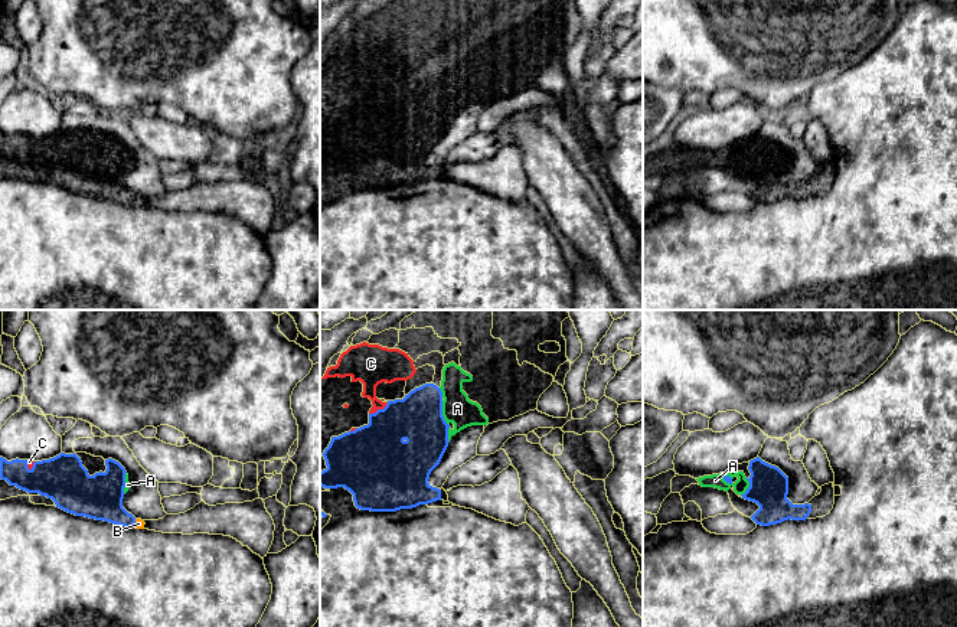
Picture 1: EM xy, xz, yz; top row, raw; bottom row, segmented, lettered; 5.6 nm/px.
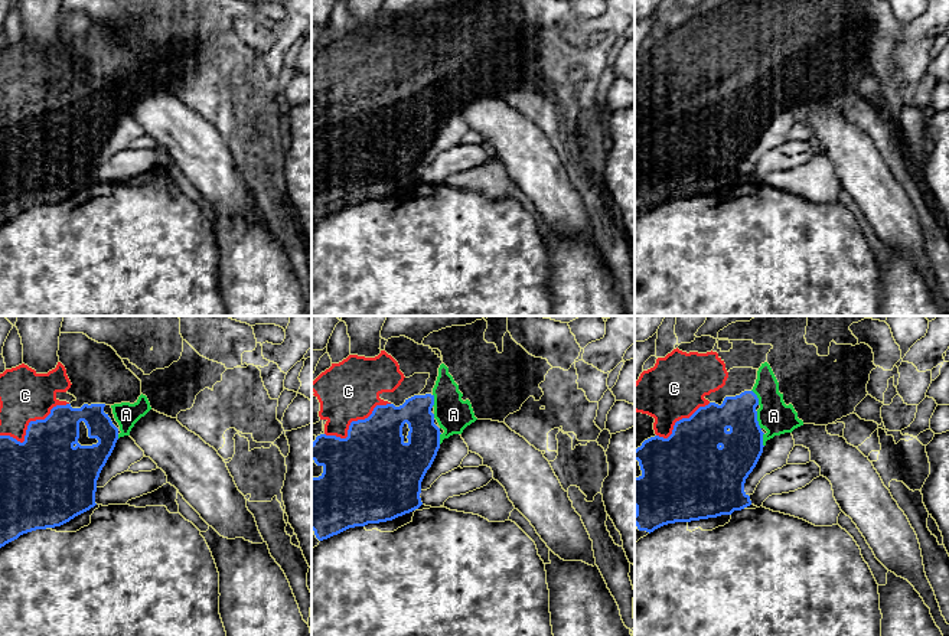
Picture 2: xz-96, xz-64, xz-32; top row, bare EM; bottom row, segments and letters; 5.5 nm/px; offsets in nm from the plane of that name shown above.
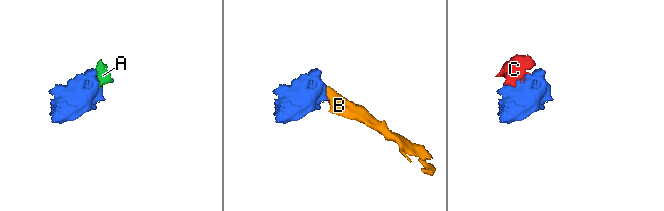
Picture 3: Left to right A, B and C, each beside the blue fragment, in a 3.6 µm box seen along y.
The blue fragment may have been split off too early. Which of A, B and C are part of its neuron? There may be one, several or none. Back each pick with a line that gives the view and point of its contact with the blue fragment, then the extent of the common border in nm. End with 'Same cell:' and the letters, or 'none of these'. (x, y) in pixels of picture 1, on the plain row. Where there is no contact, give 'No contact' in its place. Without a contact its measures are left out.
A: Touches blue at xz (444, 98). Shared border 240 nm
B: Touches blue at xy (134, 199). Shared border 50 nm
C: Touches blue at xz (378, 87). Shared border 130 nm
Same cell: A, B, C

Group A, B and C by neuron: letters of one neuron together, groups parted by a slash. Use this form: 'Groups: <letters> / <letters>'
Groups: A B C

